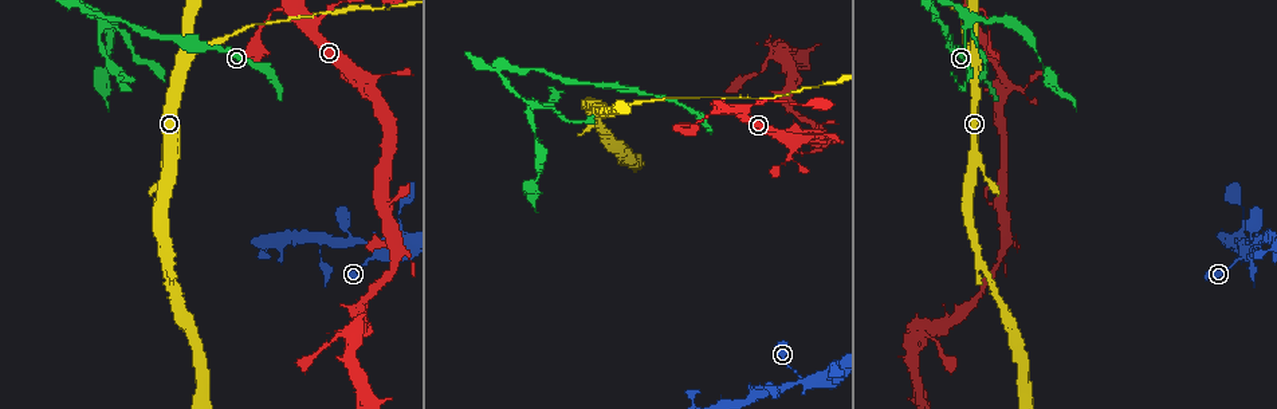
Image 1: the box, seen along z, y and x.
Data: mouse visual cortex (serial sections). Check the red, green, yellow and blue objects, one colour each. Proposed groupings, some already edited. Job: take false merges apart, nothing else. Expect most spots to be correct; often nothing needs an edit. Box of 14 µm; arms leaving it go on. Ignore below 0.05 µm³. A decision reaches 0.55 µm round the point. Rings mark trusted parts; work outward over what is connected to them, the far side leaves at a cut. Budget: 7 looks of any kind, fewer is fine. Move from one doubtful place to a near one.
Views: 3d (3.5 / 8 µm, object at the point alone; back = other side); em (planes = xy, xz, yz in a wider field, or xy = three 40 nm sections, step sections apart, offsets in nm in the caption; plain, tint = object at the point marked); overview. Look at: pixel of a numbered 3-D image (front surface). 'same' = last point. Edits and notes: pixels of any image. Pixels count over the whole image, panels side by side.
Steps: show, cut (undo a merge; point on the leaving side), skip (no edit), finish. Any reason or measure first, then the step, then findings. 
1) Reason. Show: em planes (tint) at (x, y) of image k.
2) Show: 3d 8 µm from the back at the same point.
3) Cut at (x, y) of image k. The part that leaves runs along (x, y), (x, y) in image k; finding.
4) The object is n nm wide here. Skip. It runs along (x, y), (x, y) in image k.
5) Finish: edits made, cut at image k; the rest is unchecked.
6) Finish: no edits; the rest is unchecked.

Four arms meet. Show: 3d 3.5 µm at (101, 21) of image 1.

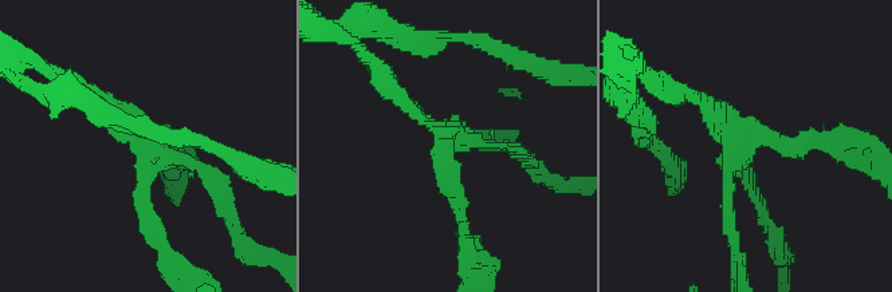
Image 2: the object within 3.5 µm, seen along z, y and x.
Need the tissue. Show: em xy step 5 (plain) at (140, 140) of image 2.

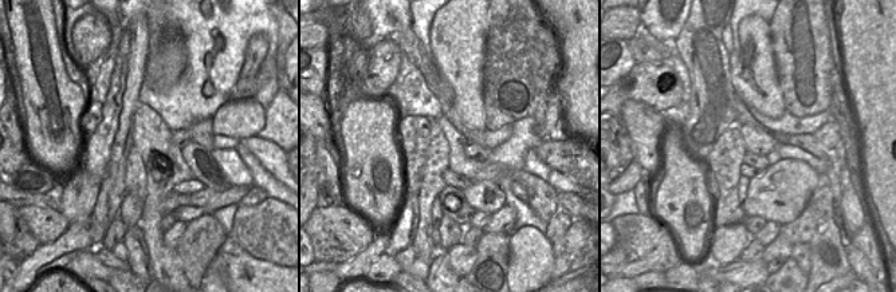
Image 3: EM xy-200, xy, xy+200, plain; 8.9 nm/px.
Show: em xy step 5 (tint) at the same point.

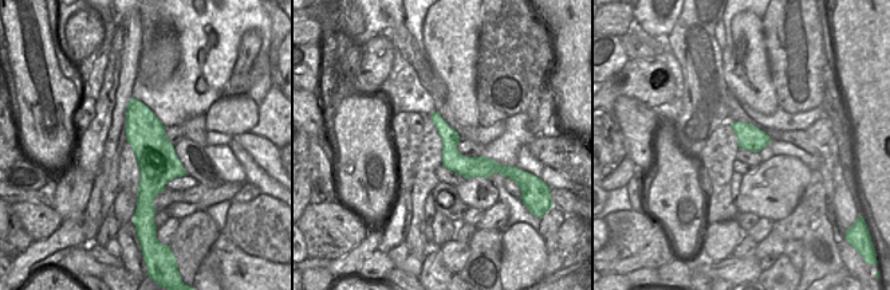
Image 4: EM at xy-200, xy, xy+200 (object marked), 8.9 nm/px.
The object is 190 nm wide here. Skip. It runs along (386, 82), (444, 133), (460, 218) in image 2; all the same cell.

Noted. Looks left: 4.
Calibre changes. Show: 3d 8 µm at (968, 47) of image 1.

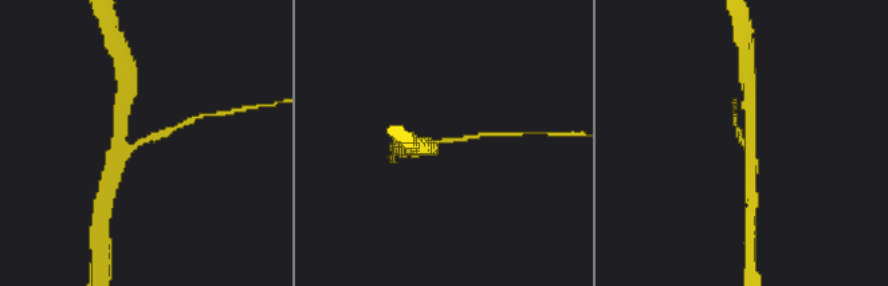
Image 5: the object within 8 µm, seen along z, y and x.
Need the tissue. Show: em xy step 2 (tint) at (448, 143) of image 5.

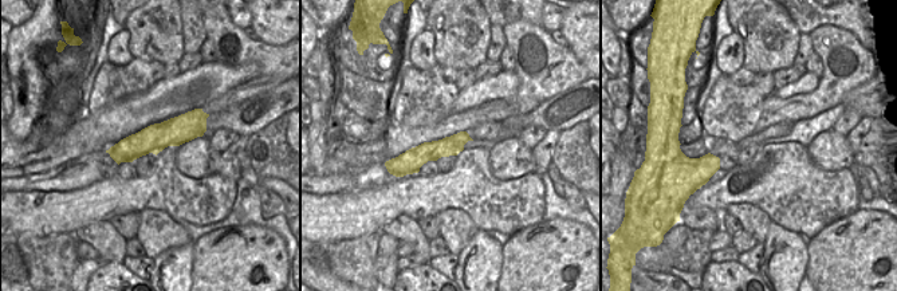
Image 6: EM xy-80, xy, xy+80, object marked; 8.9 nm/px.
The arms are 150, 350 nm wide. Skip. It runs along (200, 118), (124, 152), (111, 152) in image 6; continuous, no second cell.

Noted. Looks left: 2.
Finish: no edits; the rest is unchecked.

